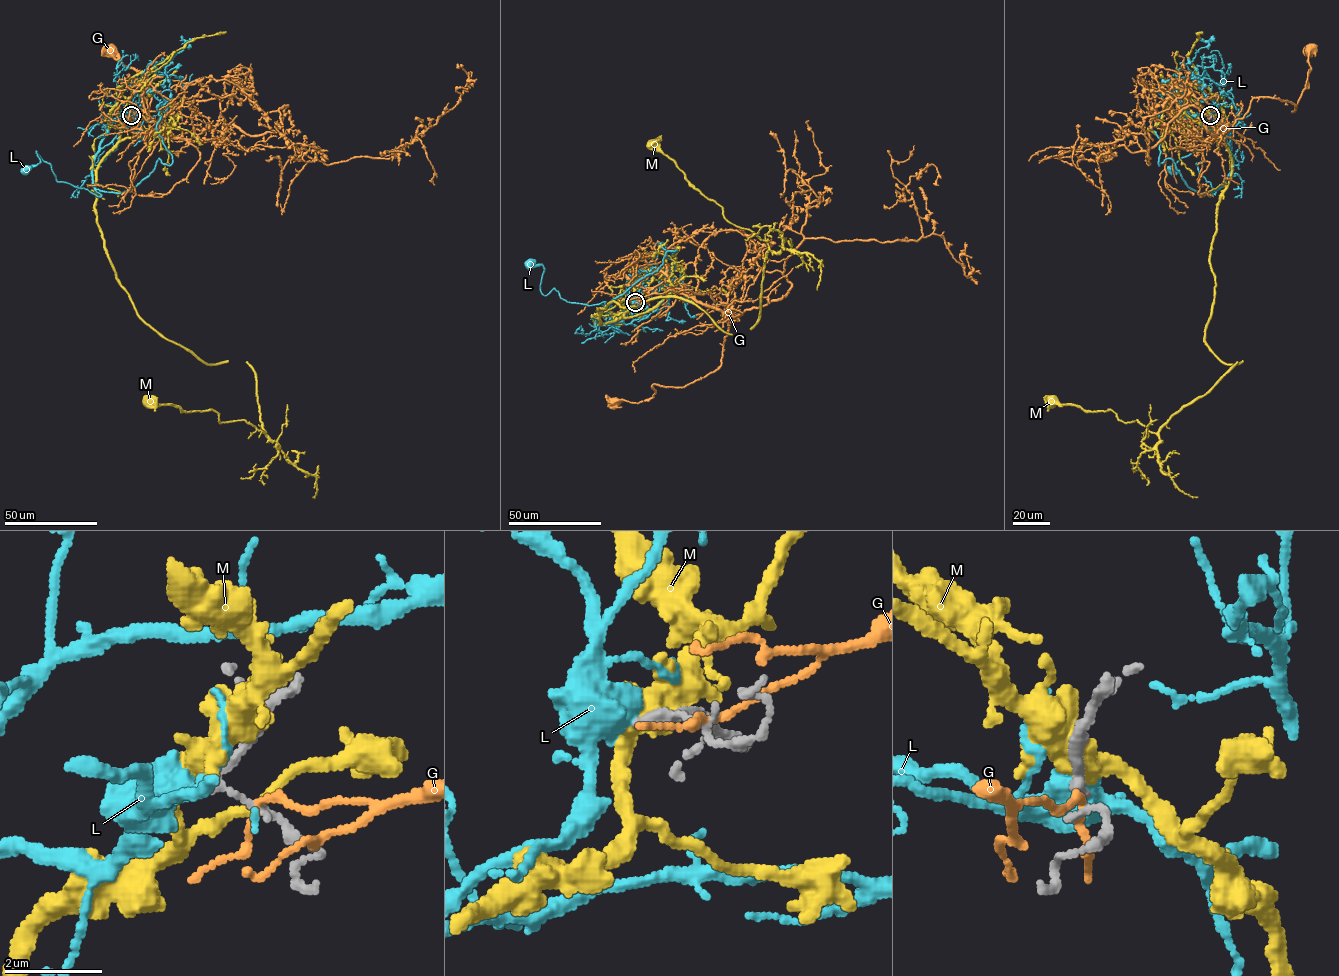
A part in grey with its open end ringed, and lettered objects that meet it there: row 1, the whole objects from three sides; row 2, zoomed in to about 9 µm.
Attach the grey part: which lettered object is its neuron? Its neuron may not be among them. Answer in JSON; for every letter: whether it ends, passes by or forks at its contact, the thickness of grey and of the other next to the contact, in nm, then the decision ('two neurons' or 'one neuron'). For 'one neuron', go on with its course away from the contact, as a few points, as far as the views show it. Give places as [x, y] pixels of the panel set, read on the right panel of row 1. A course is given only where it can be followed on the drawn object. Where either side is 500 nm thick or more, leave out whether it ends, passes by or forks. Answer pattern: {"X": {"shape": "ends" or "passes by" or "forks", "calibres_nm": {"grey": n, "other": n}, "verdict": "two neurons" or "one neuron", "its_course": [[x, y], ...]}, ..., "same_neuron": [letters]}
{"G": {"shape": "passes by", "calibres_nm": {"grey": 110, "other": 130}, "verdict": "two neurons"}, "L": {"calibres_nm": {"grey": 170, "other": 750}, "verdict": "two neurons"}, "M": {"calibres_nm": {"grey": 240, "other": 500}, "verdict": "two neurons"}, "same_neuron": []}

